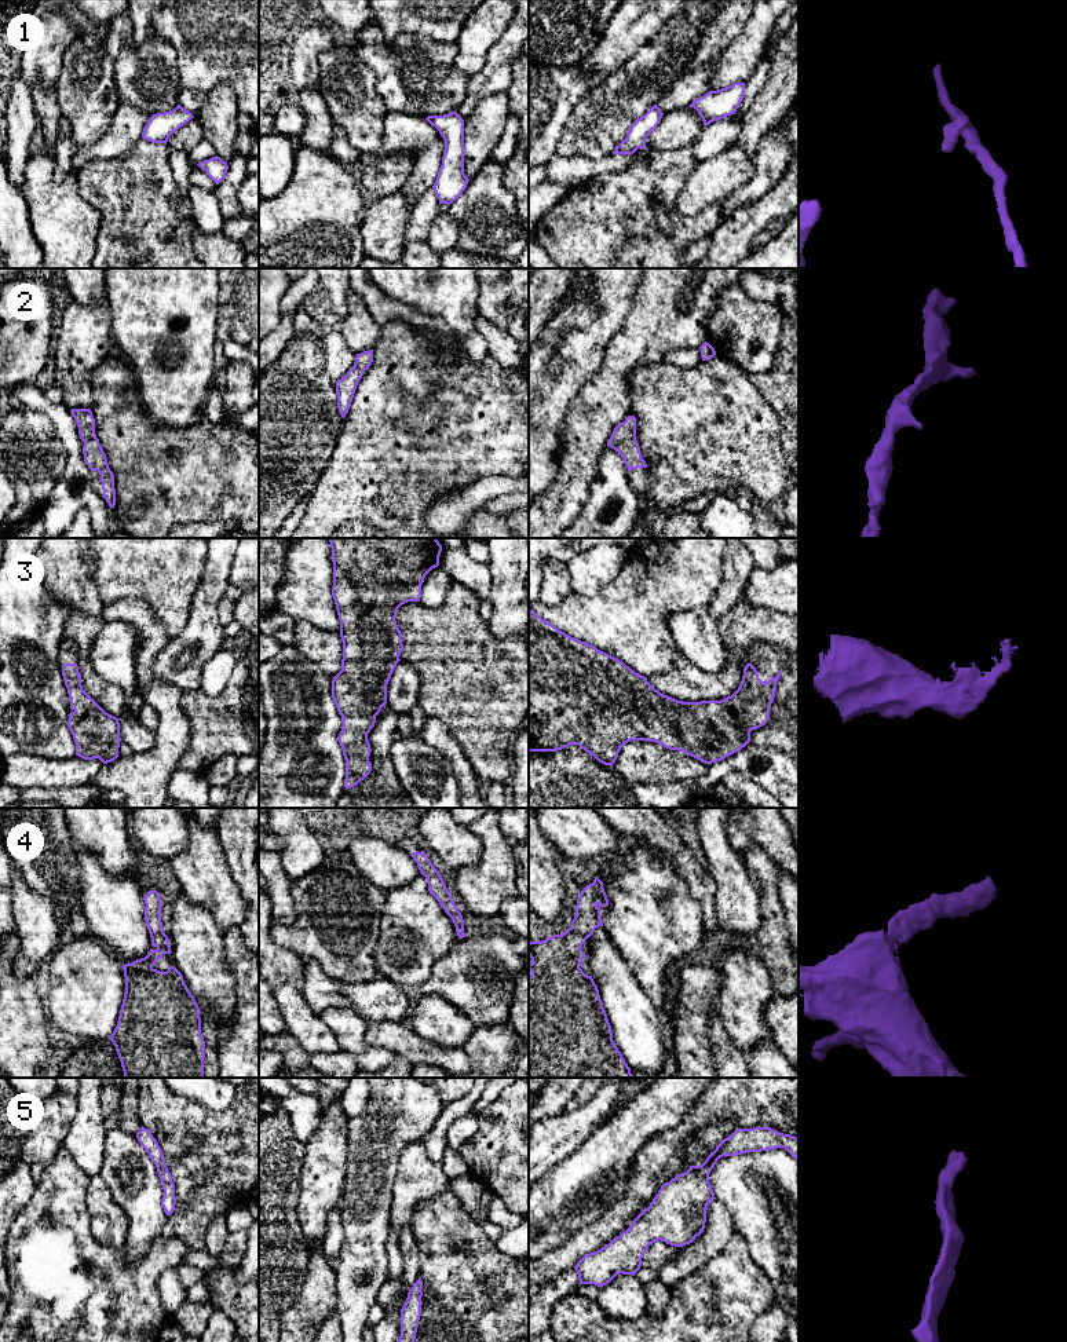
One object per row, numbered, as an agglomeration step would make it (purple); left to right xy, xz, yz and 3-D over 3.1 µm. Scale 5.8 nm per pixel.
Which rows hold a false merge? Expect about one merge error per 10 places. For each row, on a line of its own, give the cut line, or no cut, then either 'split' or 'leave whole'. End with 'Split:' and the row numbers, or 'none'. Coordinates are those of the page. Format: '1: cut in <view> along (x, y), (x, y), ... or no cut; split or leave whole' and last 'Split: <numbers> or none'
1: no cut; leave whole
2: no cut; leave whole
3: no cut; leave whole
4: no cut; leave whole
5: no cut; leave whole
Split: none

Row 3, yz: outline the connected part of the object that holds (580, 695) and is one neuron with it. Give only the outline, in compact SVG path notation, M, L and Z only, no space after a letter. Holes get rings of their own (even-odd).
M529 608L529 752L558 752L578 745L599 763L613 767L625 743L648 741L709 765L739 752L750 742L750 731L768 721L781 673L782 670L764 683L759 679L756 668L746 663L742 681L731 696L721 701L677 701L661 694L647 677L618 658L566 635Z

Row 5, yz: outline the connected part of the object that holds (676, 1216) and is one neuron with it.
M771 1127L738 1129L721 1140L701 1166L664 1184L650 1206L629 1228L574 1266L580 1284L603 1287L617 1275L632 1275L642 1266L650 1244L661 1240L675 1247L690 1244L705 1229L708 1204L716 1199L709 1174L723 1156L785 1148L799 1163L799 1138Z

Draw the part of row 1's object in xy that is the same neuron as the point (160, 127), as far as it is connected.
M178 105L173 110L153 114L143 128L142 138L151 143L165 143L169 136L189 123L193 114Z

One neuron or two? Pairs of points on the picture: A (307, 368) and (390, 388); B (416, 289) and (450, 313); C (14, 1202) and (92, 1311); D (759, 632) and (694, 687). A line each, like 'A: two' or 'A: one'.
A: two
B: one
C: two
D: one

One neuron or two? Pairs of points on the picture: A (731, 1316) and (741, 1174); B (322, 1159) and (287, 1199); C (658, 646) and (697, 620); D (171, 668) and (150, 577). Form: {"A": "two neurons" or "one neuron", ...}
{"A": "two neurons", "B": "two neurons", "C": "two neurons", "D": "two neurons"}

